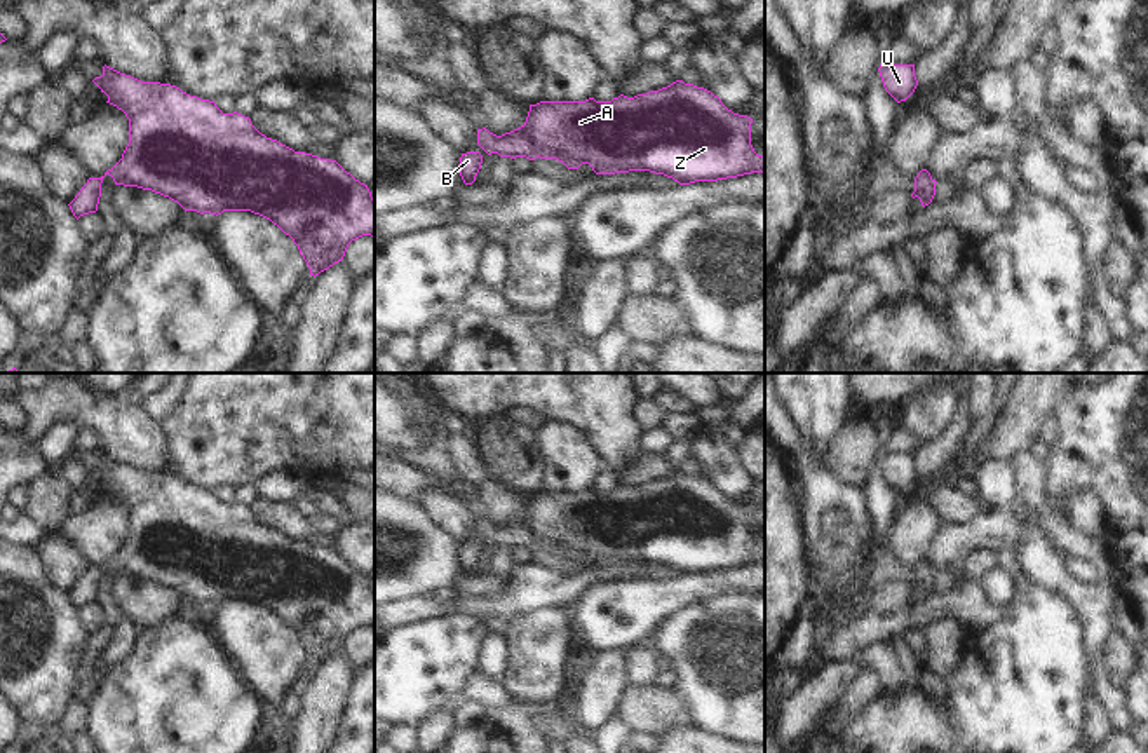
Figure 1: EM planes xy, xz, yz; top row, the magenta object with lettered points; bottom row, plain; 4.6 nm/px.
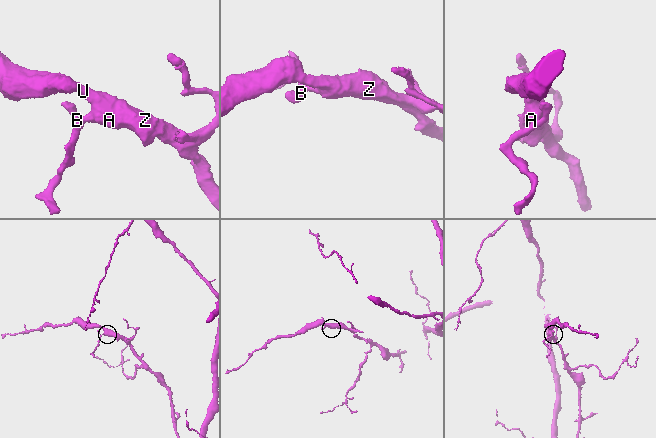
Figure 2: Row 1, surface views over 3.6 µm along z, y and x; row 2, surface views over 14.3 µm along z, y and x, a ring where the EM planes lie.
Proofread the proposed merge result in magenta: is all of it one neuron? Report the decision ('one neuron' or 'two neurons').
one neuron

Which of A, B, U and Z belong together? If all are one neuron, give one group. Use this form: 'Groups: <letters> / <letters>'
Groups: A B U Z

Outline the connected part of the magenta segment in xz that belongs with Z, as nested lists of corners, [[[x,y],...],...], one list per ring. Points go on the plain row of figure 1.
[[[676,471],[667,478],[634,488],[620,485],[611,492],[596,492],[594,488],[585,492],[540,492],[530,495],[526,512],[510,523],[496,526],[486,518],[477,519],[477,535],[488,546],[498,544],[500,547],[526,547],[530,551],[537,547],[556,549],[568,560],[589,554],[596,565],[650,561],[672,568],[679,575],[690,575],[765,563],[765,546],[758,546],[751,535],[751,514],[751,507],[733,504],[711,481]]]

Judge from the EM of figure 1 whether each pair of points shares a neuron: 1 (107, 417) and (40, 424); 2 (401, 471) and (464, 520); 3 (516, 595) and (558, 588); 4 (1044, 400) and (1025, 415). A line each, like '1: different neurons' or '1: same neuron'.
1: same neuron
2: different neurons
3: same neuron
4: same neuron

